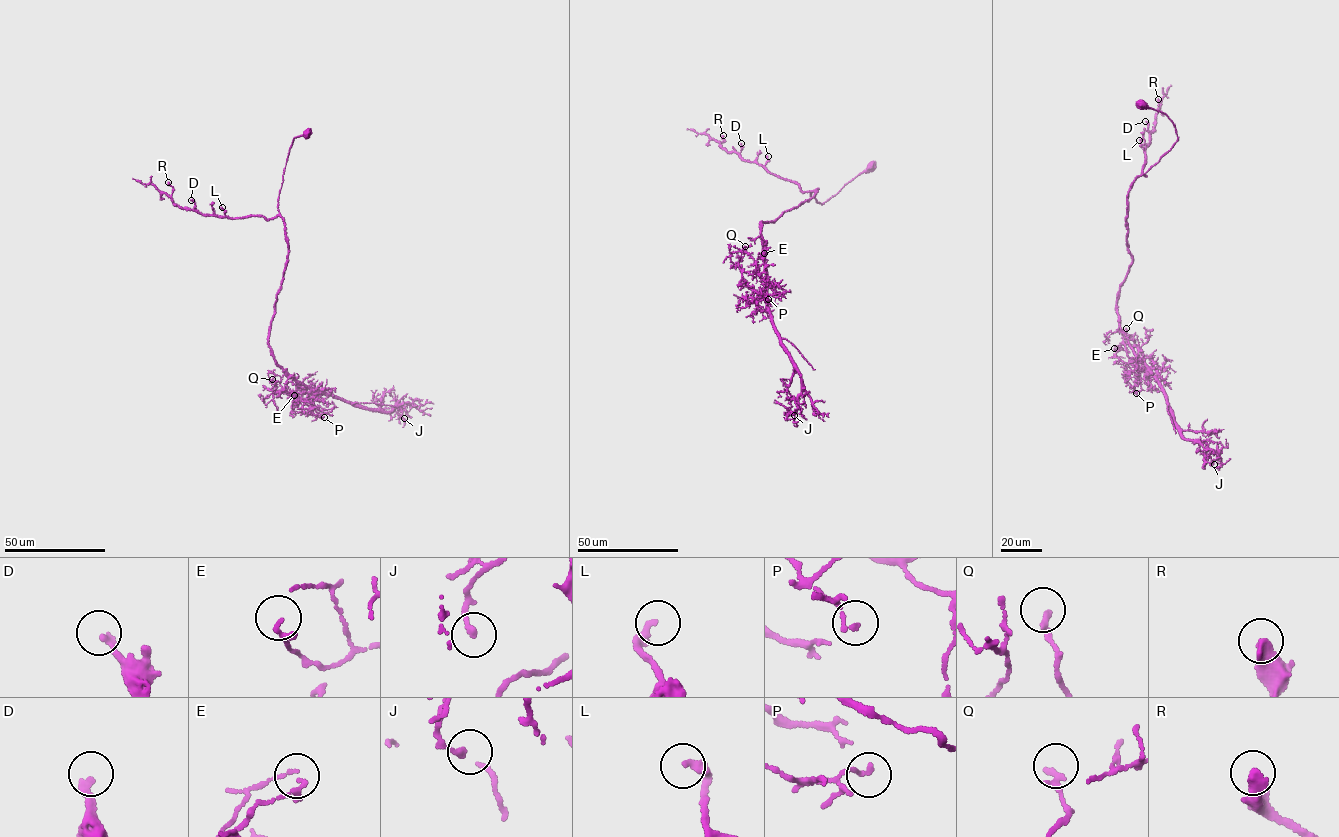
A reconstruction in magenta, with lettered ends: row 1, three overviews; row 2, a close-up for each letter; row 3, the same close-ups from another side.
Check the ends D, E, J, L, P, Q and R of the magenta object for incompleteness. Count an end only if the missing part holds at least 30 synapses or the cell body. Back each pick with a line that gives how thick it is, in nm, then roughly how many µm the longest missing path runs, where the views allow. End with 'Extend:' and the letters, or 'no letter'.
R: Thickness 400 nm. Missing length about 15 µm
Extend: R

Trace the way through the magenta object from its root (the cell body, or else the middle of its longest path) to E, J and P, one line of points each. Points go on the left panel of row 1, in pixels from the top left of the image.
E: (306, 133), (294, 139), (278, 197), (288, 255), (268, 341), (277, 366), (315, 393), (302, 399), (294, 395)
J: (306, 133), (294, 139), (278, 197), (288, 255), (271, 354), (311, 388), (368, 408), (397, 404), (404, 418)
P: (306, 133), (294, 139), (278, 197), (288, 255), (268, 342), (276, 364), (314, 391), (311, 410), (324, 417)

